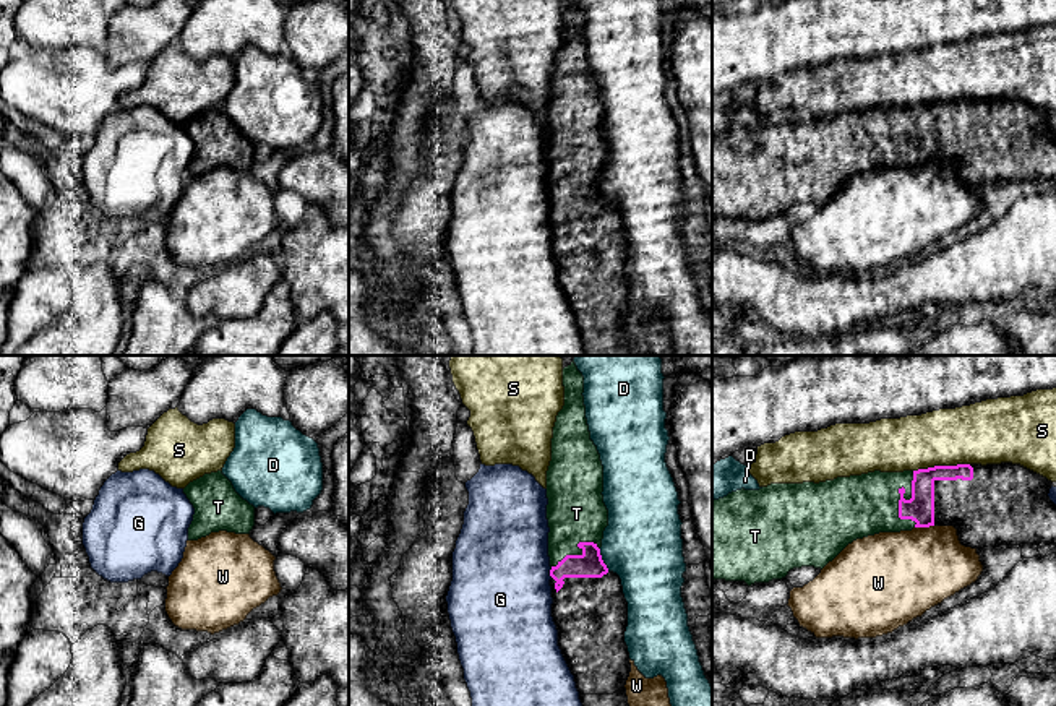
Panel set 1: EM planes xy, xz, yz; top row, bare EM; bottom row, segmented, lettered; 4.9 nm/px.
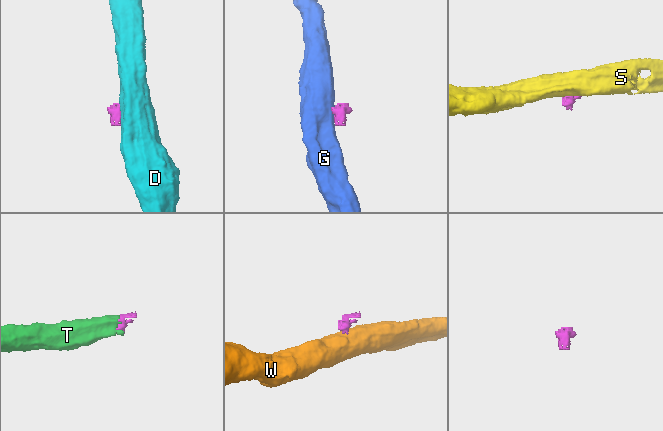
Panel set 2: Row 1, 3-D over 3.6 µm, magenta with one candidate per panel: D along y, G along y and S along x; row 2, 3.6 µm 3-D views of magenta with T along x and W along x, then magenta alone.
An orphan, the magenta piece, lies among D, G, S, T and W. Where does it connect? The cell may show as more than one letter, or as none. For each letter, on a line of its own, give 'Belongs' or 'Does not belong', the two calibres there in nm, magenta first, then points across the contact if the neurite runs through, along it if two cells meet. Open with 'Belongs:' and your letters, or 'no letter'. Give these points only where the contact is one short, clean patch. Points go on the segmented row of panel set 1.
Belongs: T
D: Does not belong. Thickness 130 nm (magenta) against 380 nm. Boundary: xz (599, 549), (600, 559), (609, 570)
G: Does not belong. Thickness 130 nm (magenta) against 480 nm. Boundary: xz (552, 567), (550, 576)
S: Does not belong. Thickness 140 nm (magenta) against 300 nm. Boundary: yz (969, 463), (935, 464), (914, 471)
T: Belongs. Thickness 140 nm (magenta) against 320 nm. Path across: yz (920, 508), (899, 500), (855, 507)
W: Does not belong. Thickness 140 nm (magenta) against 420 nm. Boundary: yz (933, 525), (915, 528)

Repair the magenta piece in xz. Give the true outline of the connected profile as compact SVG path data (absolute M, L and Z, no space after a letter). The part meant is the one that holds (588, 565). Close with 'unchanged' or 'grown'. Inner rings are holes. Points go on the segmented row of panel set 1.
M574 360L563 368L564 406L556 415L552 461L547 471L547 519L552 586L552 617L558 646L574 675L582 706L629 706L626 680L631 672L625 643L628 602L621 579L602 560L600 547L608 526L603 503L603 466L590 440L584 406L584 377Z | grown

